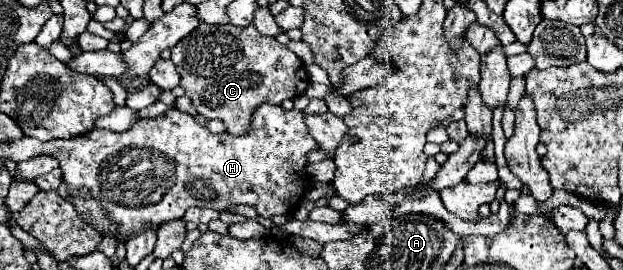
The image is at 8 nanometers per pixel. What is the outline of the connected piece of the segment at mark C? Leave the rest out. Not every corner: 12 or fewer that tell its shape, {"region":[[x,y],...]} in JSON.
{"region":[[201,24],[171,50],[181,88],[239,136],[301,96],[297,54],[253,24]]}

